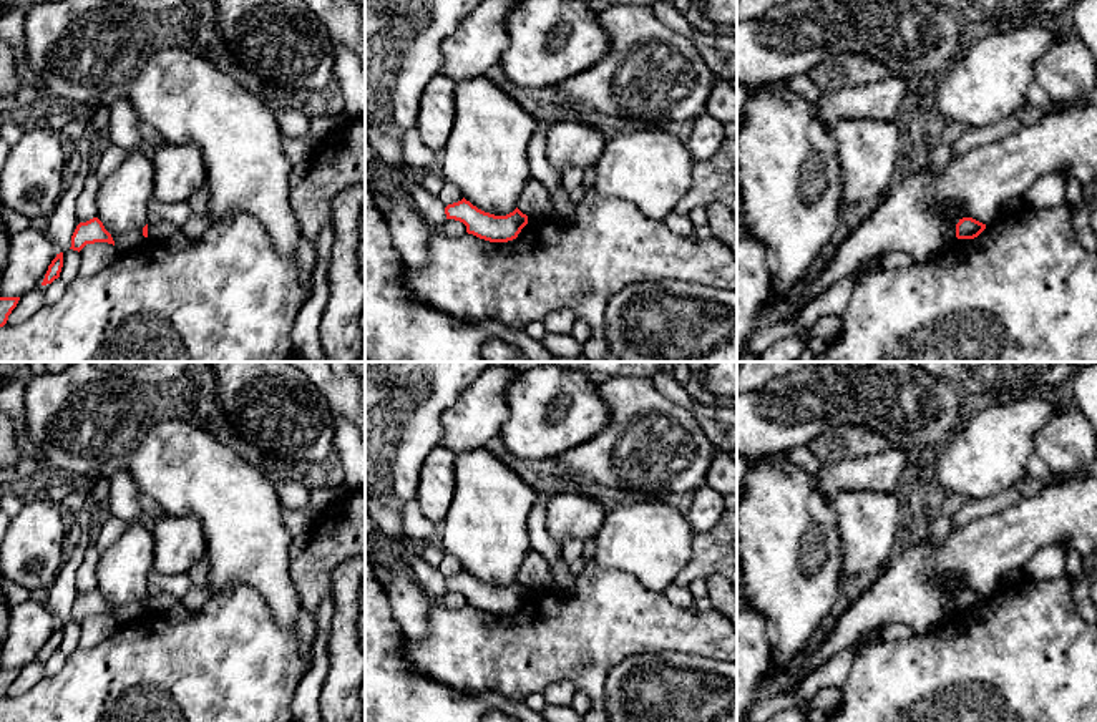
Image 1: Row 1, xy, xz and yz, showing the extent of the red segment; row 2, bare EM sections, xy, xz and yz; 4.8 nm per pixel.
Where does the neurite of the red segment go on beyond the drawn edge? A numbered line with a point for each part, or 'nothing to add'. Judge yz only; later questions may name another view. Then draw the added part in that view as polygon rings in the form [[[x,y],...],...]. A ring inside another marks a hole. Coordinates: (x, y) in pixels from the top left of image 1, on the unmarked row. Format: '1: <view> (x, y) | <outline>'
nothing to add

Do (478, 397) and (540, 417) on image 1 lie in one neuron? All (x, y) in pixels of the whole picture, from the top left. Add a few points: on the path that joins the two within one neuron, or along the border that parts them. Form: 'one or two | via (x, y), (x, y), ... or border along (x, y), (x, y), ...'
one | via (493, 405), (502, 405), (510, 412), (525, 412)

